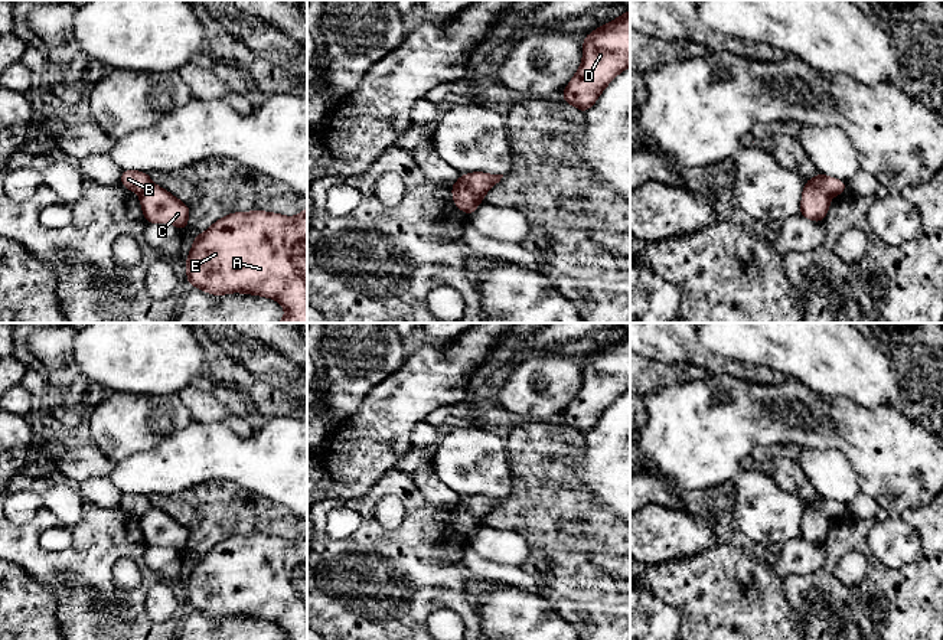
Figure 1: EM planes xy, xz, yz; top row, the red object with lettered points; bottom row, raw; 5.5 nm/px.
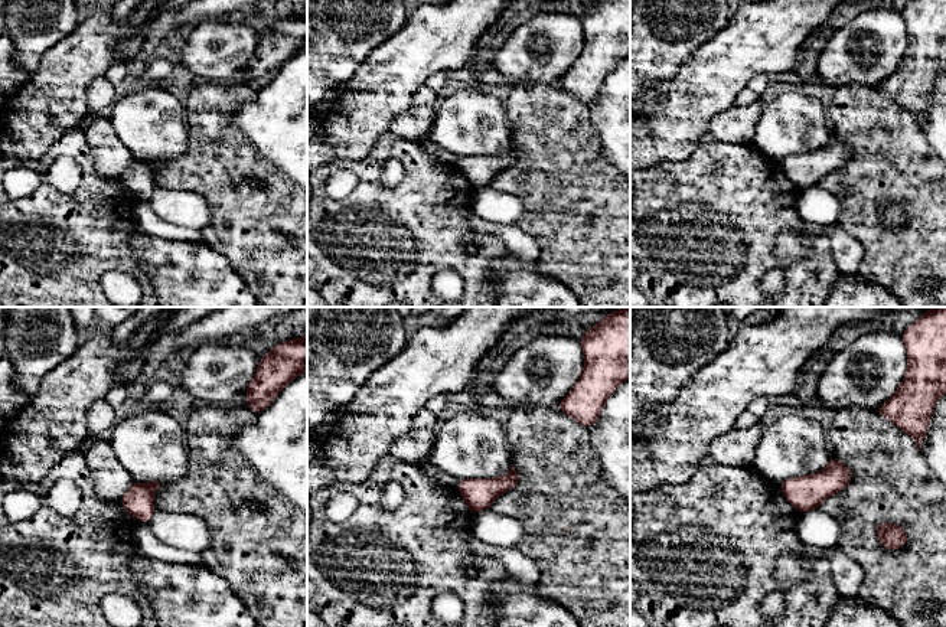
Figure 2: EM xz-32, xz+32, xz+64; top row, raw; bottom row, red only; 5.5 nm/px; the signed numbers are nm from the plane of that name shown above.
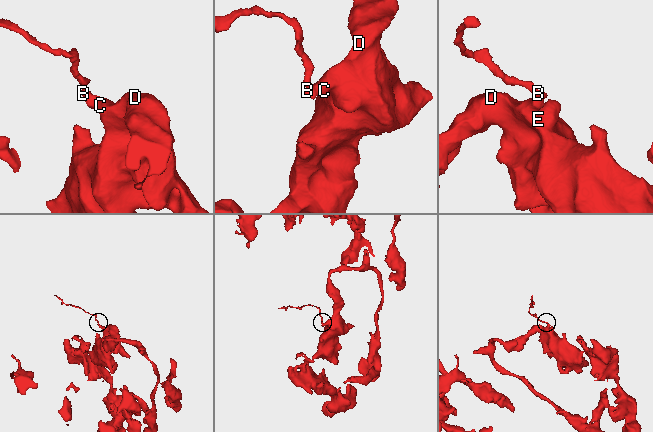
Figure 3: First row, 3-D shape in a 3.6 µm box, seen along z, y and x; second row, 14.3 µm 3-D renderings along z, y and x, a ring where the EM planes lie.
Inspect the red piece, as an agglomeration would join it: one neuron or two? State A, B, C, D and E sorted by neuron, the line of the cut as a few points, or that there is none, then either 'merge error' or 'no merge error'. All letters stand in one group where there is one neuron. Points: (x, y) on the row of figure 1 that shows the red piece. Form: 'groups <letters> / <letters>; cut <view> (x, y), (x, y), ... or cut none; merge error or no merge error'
groups A C D E / B; cut xz (459, 179), (466, 185), (477, 203); merge error

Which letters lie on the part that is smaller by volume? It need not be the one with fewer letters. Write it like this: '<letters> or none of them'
B

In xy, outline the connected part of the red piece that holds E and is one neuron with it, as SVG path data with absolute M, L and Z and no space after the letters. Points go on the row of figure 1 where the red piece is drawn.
M307 206L300 215L293 218L264 210L229 213L216 221L203 234L196 235L193 238L193 246L186 258L186 265L187 265L187 275L185 280L189 281L195 288L200 288L213 295L244 293L244 294L268 297L278 301L287 313L278 323L307 323Z

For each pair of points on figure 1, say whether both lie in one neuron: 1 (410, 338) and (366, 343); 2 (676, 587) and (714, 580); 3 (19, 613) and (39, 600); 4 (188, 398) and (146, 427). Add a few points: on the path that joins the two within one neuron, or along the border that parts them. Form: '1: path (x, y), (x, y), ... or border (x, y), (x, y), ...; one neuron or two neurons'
1: border (401, 338), (410, 346); two neurons
2: path (685, 585), (705, 585); one neuron
3: path (23, 613), (35, 604); one neuron
4: border (176, 394), (193, 418); two neurons

